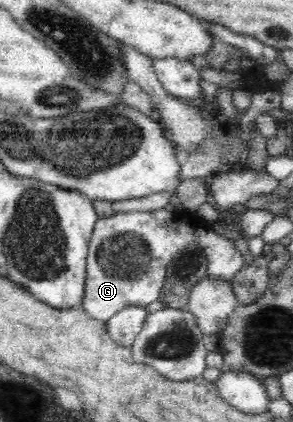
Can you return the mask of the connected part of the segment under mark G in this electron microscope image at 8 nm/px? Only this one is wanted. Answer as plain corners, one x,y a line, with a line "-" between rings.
165,208
153,211
130,211
115,213
111,217
103,217
103,219
98,218
89,241
88,256
86,257
86,286
82,308
89,317
106,322
120,309
128,306
146,307
149,304
154,304
161,297
166,269
174,254
191,244
200,244
207,252
210,275
218,275
220,279
231,282
233,275
247,265
243,260
243,255
235,248
233,242
227,237
218,235
202,218
196,220
181,209
172,212
165,210

